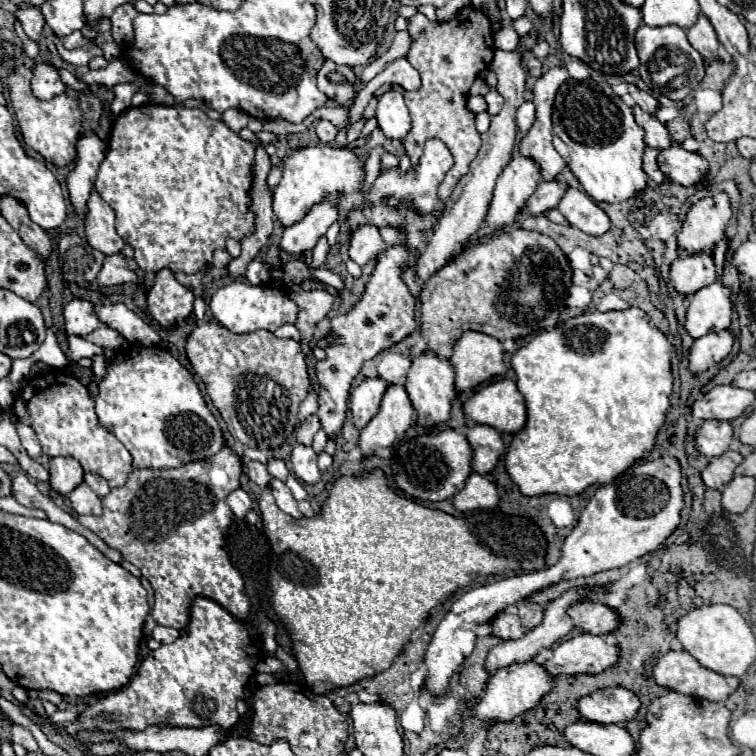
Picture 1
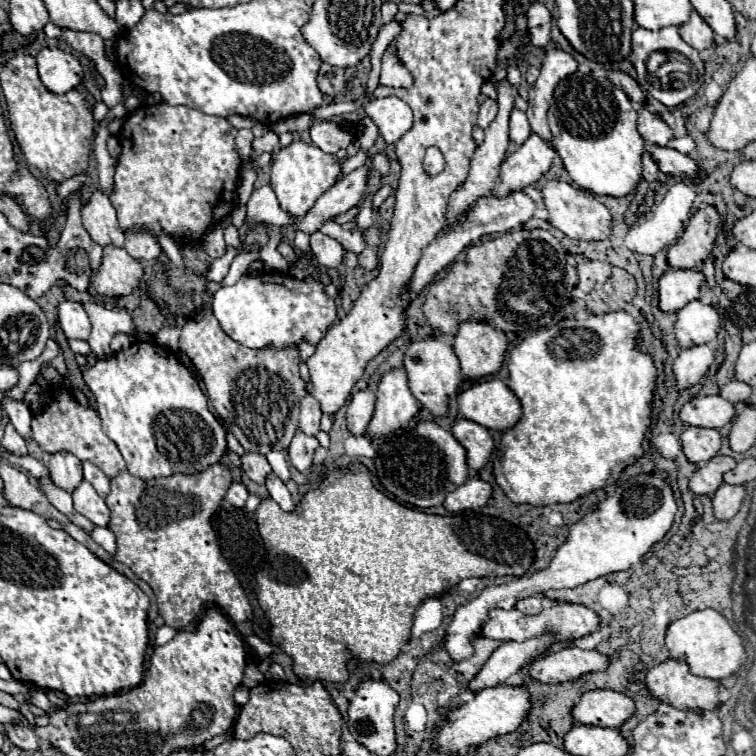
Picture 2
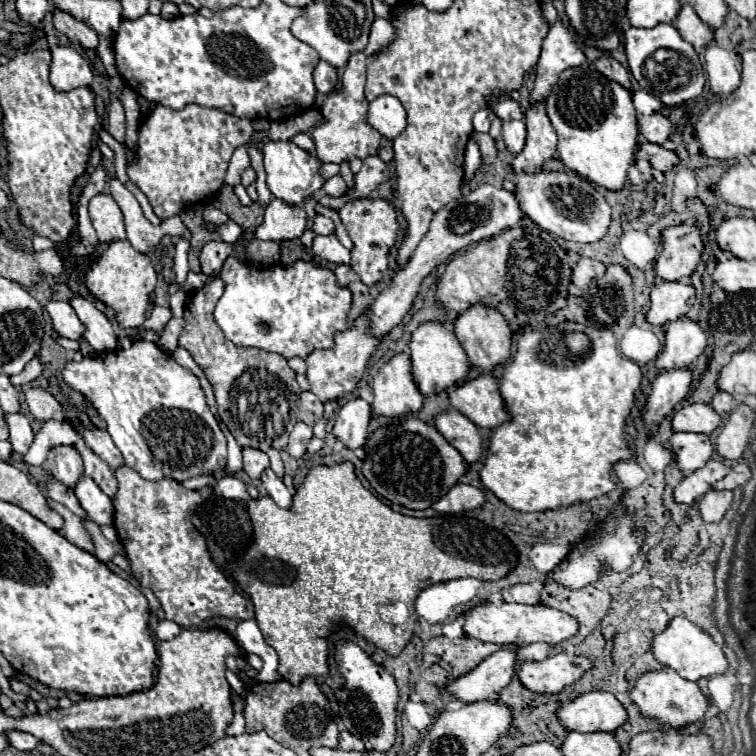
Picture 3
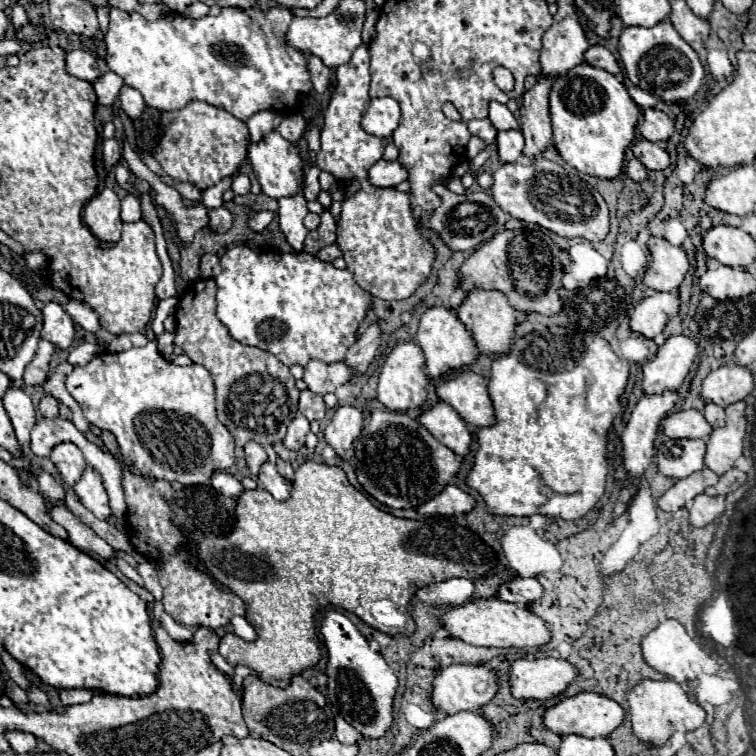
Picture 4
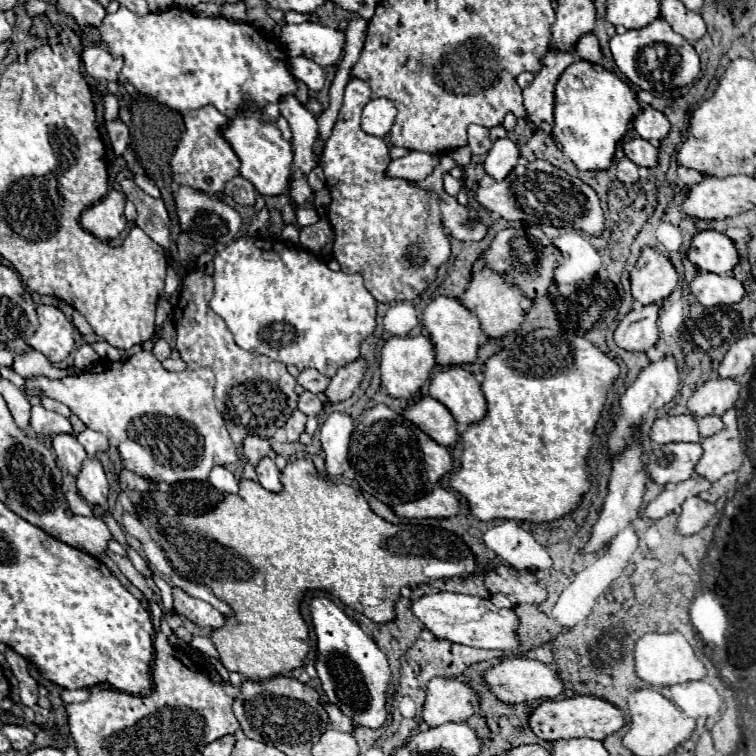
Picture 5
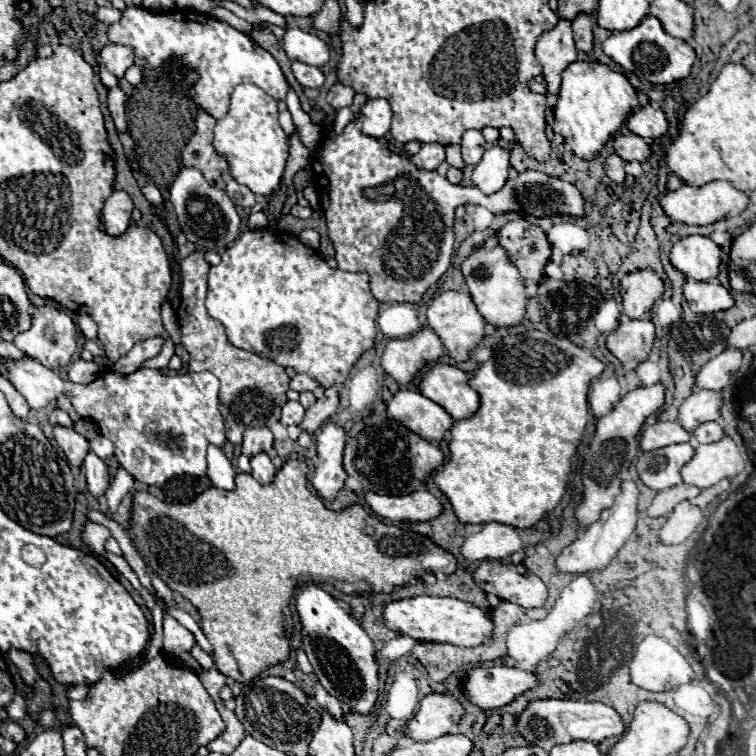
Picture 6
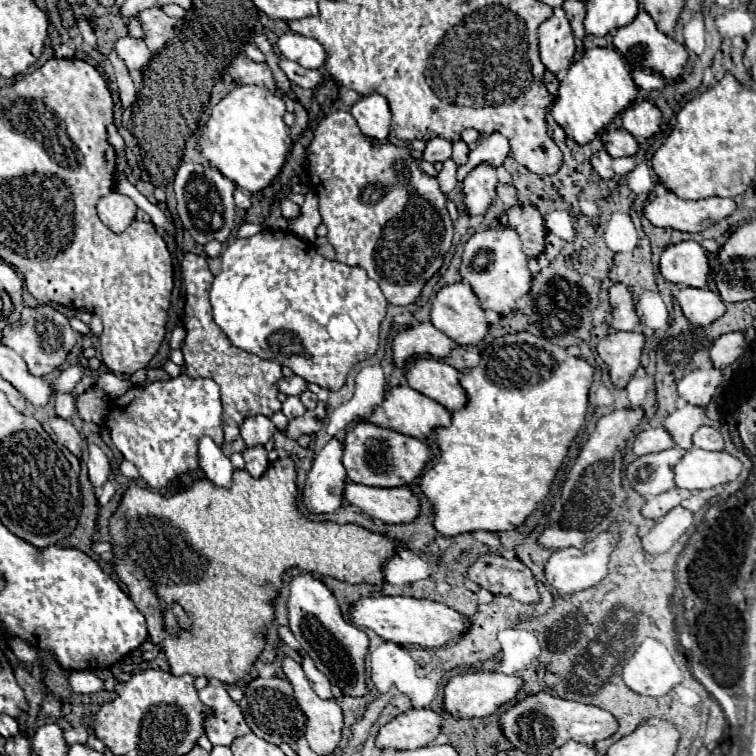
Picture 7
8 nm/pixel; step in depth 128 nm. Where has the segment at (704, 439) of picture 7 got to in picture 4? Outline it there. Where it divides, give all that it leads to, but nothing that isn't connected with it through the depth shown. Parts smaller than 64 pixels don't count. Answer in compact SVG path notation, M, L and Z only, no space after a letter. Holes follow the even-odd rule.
M706 404L704 408L704 416L708 420L708 424L712 428L722 428L726 422L724 422L724 408L716 406L716 404Z

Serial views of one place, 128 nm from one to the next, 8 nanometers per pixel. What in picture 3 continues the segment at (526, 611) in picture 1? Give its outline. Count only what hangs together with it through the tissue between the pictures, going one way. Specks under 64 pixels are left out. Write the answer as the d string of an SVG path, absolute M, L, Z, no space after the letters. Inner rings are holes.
M516 584L502 590L504 602L520 602L520 604L538 604L540 596L532 584Z

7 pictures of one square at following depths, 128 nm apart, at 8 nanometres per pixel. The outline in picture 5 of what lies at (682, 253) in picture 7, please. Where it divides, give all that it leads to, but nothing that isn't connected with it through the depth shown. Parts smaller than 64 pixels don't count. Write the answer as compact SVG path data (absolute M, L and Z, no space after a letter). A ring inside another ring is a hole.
M714 230L698 232L692 238L688 258L700 272L712 274L728 274L738 264L738 252L734 248L734 242Z

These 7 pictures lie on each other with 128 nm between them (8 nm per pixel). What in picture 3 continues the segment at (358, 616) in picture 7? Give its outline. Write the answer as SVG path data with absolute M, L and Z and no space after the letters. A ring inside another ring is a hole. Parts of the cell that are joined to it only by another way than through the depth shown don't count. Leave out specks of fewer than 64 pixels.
M482 602L478 606L474 606L472 610L464 612L464 634L482 642L492 642L492 644L500 644L500 646L508 646L508 644L516 644L516 646L524 646L524 644L532 644L532 642L546 642L546 644L558 644L570 636L574 636L578 632L578 624L572 616L552 610L552 608L544 608L542 604L536 606L526 606L526 604L492 604L492 602Z

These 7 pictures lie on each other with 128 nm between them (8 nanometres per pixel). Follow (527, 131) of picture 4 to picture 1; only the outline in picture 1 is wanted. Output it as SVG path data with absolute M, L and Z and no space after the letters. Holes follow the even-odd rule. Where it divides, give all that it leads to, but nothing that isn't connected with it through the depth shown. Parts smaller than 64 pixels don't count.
M512 156L508 166L496 180L496 190L486 222L492 228L504 228L512 224L540 180L542 172L536 160L528 156Z

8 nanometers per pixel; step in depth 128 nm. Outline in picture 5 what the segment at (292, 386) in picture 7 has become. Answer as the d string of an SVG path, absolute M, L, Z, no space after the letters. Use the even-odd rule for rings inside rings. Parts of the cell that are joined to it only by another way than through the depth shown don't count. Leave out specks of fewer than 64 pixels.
M308 368L308 370L302 370L302 372L300 372L300 376L296 378L296 382L298 382L304 390L314 392L314 394L320 394L320 392L326 390L326 386L328 386L330 380L328 380L326 376L322 376L320 372L316 372L314 368Z

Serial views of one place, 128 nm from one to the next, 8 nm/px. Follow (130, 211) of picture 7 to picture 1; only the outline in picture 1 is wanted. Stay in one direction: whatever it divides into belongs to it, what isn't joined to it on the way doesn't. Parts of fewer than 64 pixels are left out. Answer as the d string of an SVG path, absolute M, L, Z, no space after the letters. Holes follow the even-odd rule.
M92 188L92 194L86 204L88 212L84 216L84 232L86 240L92 248L104 254L116 254L124 248L124 240L118 236L114 228L114 210L108 202L104 202L98 192Z

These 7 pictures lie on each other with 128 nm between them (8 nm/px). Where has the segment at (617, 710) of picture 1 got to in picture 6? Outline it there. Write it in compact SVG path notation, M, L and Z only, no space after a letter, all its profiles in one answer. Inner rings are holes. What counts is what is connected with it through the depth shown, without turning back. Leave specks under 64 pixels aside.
M532 700L526 710L516 720L518 734L530 744L540 746L550 752L558 744L574 742L574 740L590 740L600 744L606 738L620 736L624 732L622 718L618 712L600 702L576 702L576 700Z

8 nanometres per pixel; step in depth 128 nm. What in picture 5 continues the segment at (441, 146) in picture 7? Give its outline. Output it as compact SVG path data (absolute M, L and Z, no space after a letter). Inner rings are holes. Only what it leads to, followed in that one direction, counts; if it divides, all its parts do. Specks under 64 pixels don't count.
M408 152L404 158L392 160L388 166L388 176L406 178L406 180L424 180L440 164L442 154L428 152Z

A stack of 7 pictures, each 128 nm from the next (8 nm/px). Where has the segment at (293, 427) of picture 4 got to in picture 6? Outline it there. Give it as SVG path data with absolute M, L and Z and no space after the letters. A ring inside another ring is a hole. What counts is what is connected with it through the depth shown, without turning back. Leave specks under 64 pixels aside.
M288 400L282 408L282 418L280 422L284 426L290 426L290 424L300 424L300 420L304 418L304 408L298 400Z

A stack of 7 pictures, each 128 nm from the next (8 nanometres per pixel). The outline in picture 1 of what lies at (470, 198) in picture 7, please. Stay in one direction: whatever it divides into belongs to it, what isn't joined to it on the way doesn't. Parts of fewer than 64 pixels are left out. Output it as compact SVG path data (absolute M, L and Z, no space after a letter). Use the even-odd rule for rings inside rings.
M524 102L520 108L518 108L518 114L516 114L516 126L522 134L526 134L532 126L532 120L534 120L534 108L532 108L532 102Z

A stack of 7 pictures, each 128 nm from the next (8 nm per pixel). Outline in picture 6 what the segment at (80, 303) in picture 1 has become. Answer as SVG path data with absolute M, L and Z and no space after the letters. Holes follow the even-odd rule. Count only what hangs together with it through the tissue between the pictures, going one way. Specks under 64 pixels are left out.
M54 306L32 308L32 326L30 330L20 332L20 336L14 338L14 346L50 370L62 368L72 360L72 354L76 352L76 326L64 310L58 310Z

